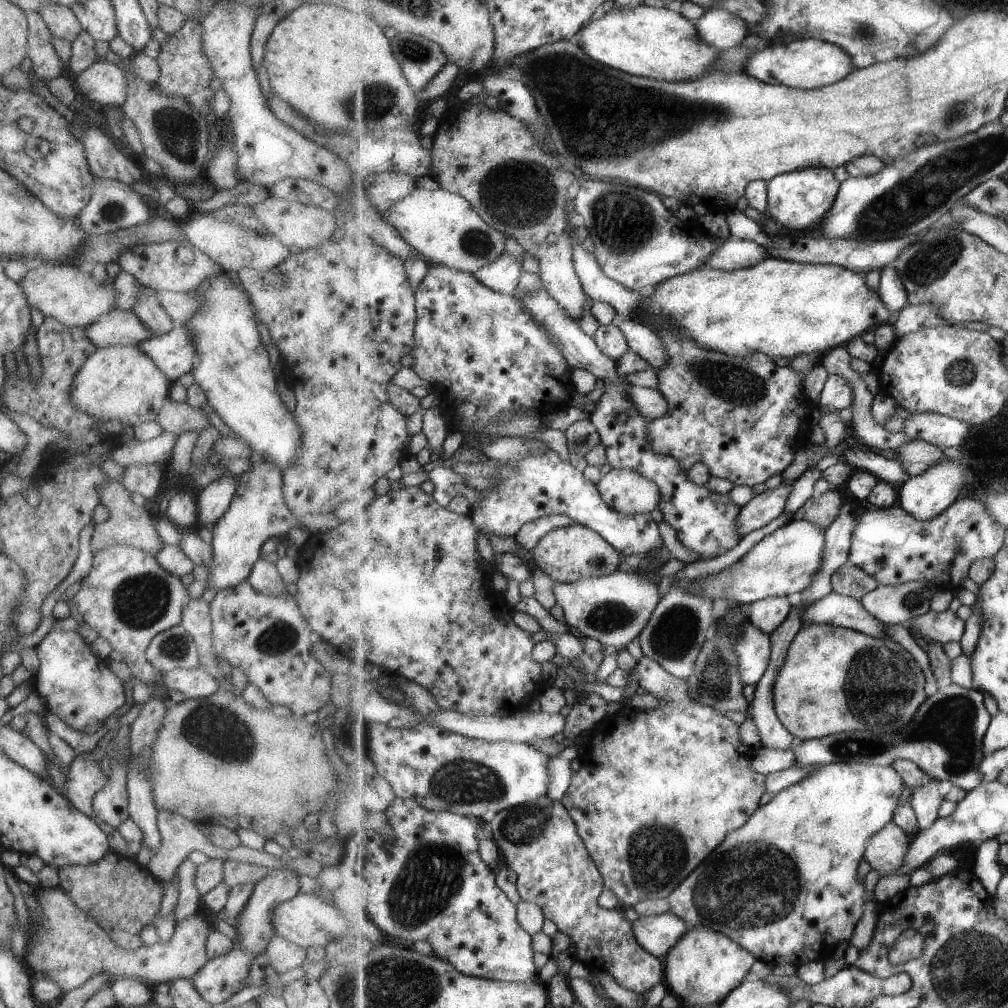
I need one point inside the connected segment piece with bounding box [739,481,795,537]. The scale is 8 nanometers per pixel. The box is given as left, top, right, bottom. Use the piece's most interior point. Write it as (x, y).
(767, 506)

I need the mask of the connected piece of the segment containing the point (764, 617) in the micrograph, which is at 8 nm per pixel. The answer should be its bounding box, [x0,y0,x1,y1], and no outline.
[750,597,794,635]

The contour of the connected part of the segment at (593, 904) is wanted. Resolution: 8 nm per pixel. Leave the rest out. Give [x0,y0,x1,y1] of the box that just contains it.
[490,795,667,995]

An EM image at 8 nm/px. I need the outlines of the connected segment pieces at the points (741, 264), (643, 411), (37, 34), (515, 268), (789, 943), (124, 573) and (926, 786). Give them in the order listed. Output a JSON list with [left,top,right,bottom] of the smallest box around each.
[[708,237,770,271],[631,385,670,421],[26,11,67,82],[475,252,525,293],[668,763,906,968],[73,542,189,684],[912,779,947,828]]

